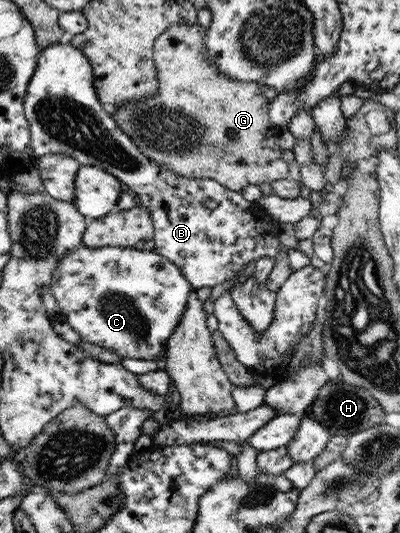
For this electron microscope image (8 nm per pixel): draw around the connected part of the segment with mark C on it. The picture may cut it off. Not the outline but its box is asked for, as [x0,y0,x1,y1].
[49,246,190,361]

